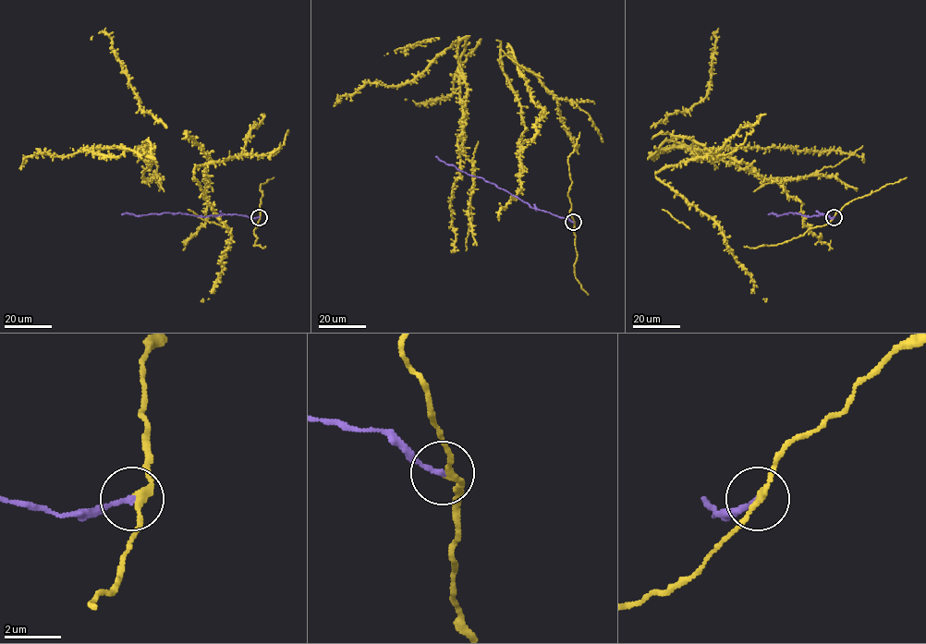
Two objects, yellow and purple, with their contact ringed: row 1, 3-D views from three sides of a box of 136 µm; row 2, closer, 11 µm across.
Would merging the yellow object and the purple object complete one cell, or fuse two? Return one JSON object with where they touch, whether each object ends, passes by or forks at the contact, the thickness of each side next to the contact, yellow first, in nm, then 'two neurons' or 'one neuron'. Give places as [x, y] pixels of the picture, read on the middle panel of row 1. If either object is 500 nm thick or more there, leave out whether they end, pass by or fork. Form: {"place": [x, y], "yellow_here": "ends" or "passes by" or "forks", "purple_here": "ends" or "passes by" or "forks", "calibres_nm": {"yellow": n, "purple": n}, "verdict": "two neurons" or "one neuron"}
{"place": [573, 222], "yellow_here": "passes by", "purple_here": "ends", "calibres_nm": {"yellow": 220, "purple": 180}, "verdict": "two neurons"}

